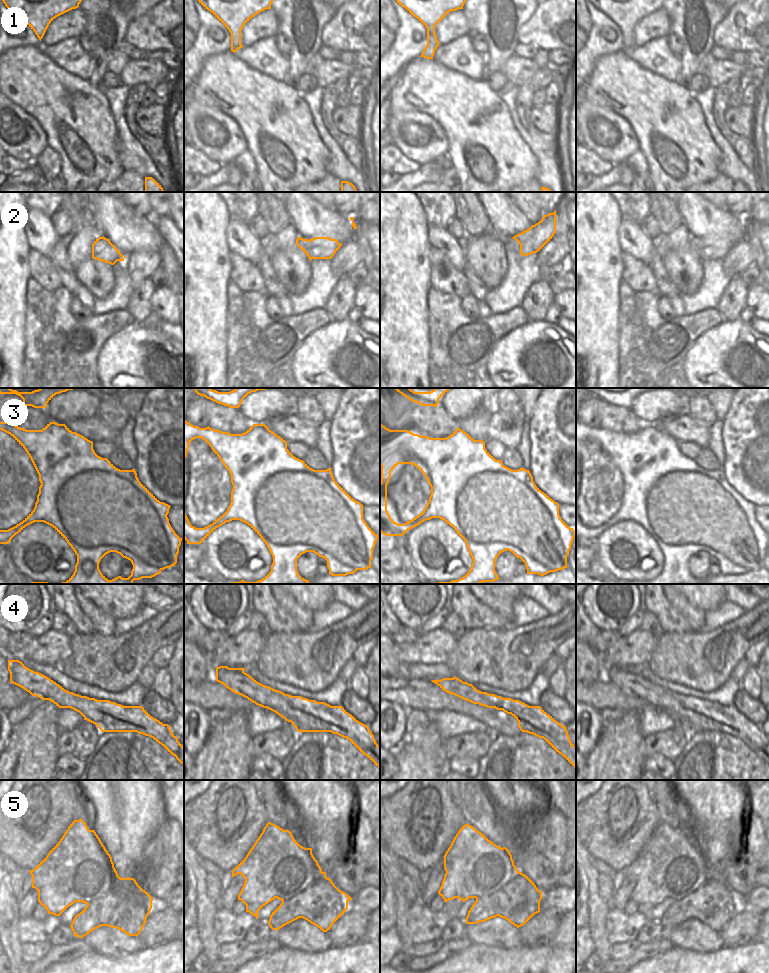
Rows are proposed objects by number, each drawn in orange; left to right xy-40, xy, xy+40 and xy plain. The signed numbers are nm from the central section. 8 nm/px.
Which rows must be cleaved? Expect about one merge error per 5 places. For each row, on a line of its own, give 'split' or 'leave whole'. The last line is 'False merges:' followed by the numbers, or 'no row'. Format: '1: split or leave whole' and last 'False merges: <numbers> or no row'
1: leave whole
2: leave whole
3: split
4: leave whole
5: split
False merges: 3, 5

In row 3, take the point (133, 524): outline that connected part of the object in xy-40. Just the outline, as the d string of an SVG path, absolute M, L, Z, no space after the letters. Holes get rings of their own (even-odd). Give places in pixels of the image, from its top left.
M101 471L100 476L96 476L98 480L110 480L114 485L111 489L114 492L121 493L121 499L118 504L108 505L106 500L100 500L93 495L93 491L76 494L71 497L71 492L63 495L63 503L61 505L61 521L71 536L71 538L84 548L96 548L98 546L120 546L149 564L156 566L161 570L173 566L171 561L171 545L167 537L167 533L161 523L161 519L147 497L140 492L131 482L126 479L120 479L110 472Z

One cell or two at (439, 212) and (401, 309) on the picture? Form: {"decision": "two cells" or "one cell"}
{"decision": "two cells"}

